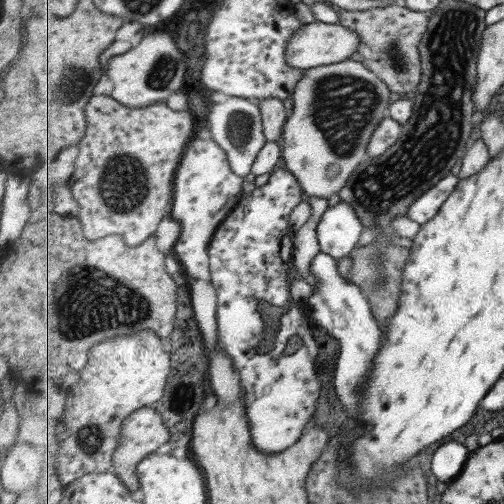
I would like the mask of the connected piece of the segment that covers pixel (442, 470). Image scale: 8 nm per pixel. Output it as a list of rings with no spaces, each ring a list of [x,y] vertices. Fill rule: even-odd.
[[[447,441],[434,452],[430,470],[439,480],[449,483],[463,470],[469,457],[470,450],[465,443]]]

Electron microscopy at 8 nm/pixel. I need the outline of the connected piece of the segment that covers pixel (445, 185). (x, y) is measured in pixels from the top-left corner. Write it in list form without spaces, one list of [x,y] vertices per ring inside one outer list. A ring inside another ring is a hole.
[[[453,172],[440,180],[431,190],[421,194],[420,198],[411,204],[408,218],[422,226],[428,224],[444,207],[445,201],[453,194],[459,181],[461,181],[460,176]]]

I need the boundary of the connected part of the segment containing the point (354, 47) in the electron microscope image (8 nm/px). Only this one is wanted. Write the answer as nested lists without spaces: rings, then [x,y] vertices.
[[[316,20],[307,23],[293,34],[287,46],[287,63],[298,69],[308,70],[317,66],[335,64],[337,62],[349,60],[355,52],[359,53],[361,37],[355,30],[351,30],[339,23],[327,24]]]

